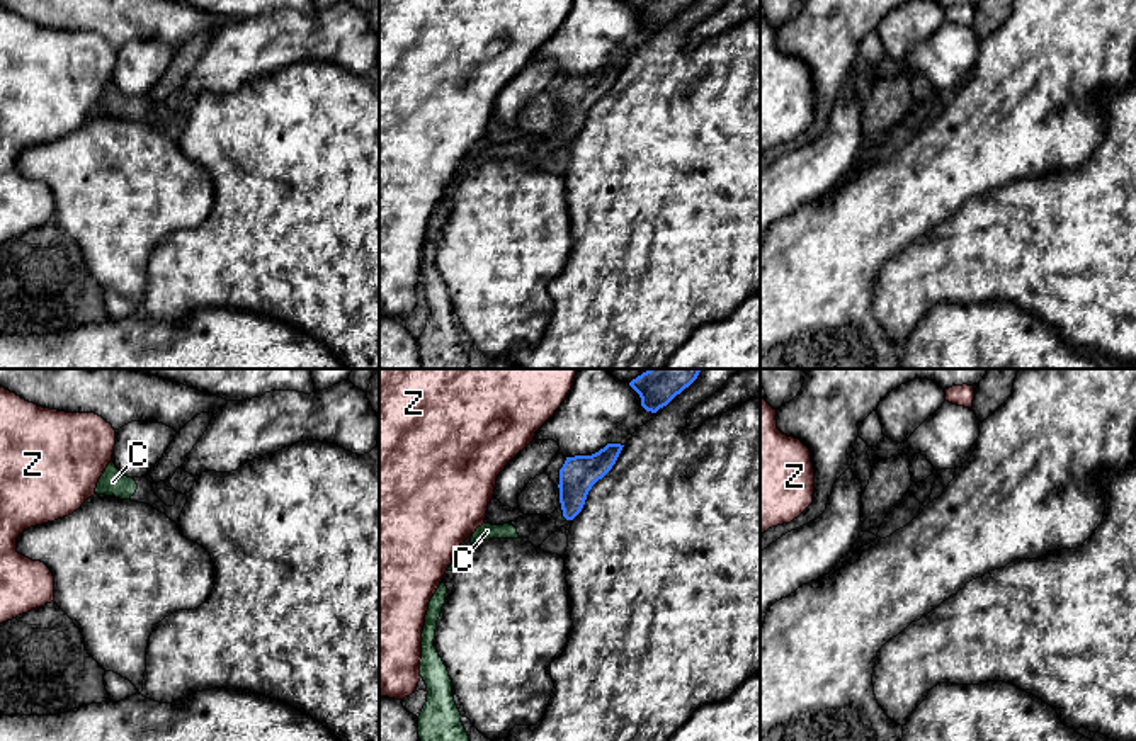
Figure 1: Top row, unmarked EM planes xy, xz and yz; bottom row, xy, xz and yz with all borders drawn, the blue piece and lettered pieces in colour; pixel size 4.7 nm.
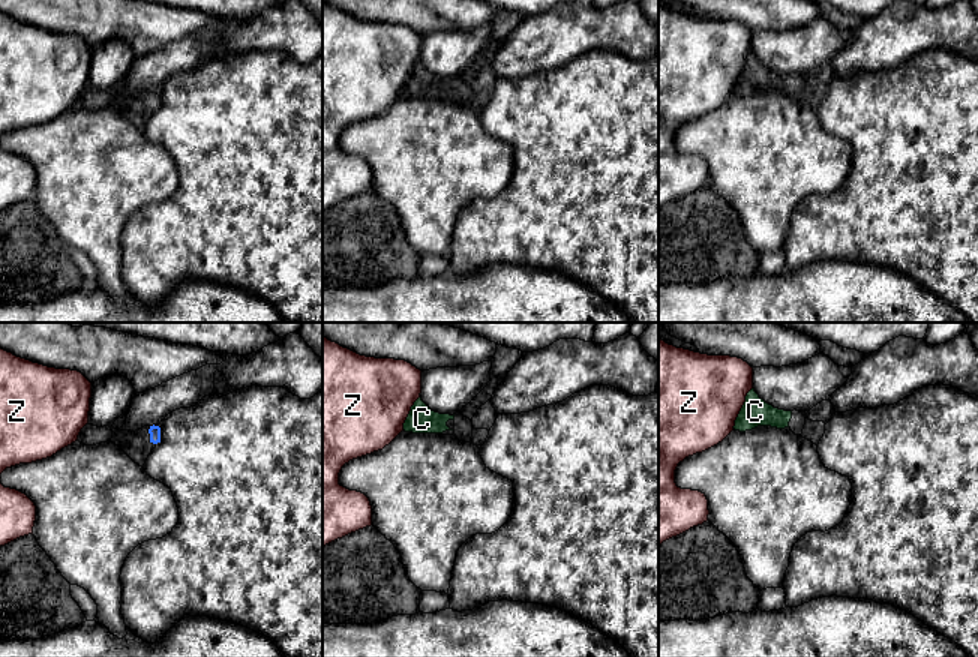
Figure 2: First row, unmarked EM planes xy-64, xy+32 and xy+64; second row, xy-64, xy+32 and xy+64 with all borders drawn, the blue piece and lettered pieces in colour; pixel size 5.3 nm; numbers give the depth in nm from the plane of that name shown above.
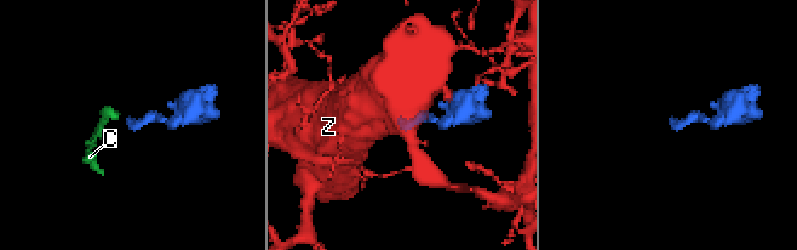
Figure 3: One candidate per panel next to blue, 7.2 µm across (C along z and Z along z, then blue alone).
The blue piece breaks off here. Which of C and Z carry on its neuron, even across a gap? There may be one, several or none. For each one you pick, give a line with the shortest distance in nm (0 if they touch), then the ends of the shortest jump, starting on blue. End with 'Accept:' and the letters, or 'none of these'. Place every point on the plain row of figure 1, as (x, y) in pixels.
C: gap 200 nm; span xz (563, 135), (526, 157)
Accept: C

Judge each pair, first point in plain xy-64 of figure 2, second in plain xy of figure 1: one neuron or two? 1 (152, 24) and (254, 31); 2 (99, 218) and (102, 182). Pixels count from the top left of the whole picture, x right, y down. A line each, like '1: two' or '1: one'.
1: two
2: one

